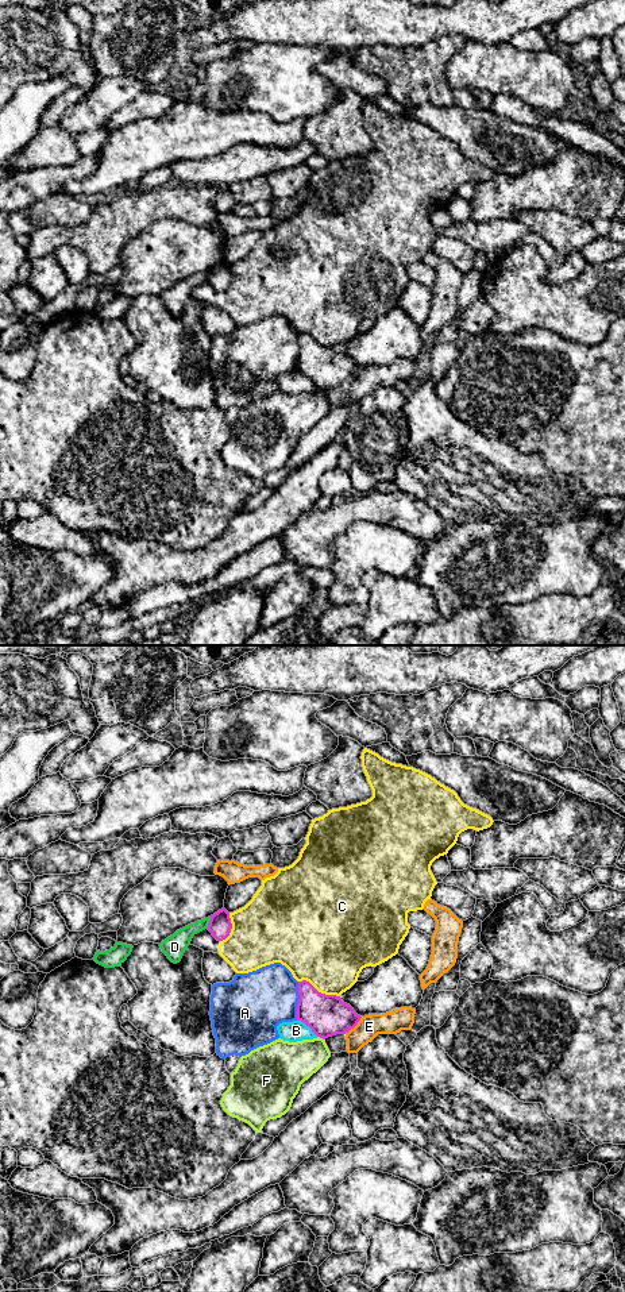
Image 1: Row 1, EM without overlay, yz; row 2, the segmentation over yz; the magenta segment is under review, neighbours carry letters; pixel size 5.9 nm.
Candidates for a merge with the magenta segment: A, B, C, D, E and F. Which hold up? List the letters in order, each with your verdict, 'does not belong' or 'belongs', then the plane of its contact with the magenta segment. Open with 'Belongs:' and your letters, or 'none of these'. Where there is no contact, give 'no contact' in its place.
Belongs: none of these
A: does not belong; contact in yz
B: does not belong; contact in yz
C: does not belong; contact in yz
D: does not belong; contact in yz
E: does not belong; contact in yz
F: does not belong; contact in yz

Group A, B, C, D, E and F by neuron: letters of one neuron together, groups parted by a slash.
A / B / C / D / E / F

